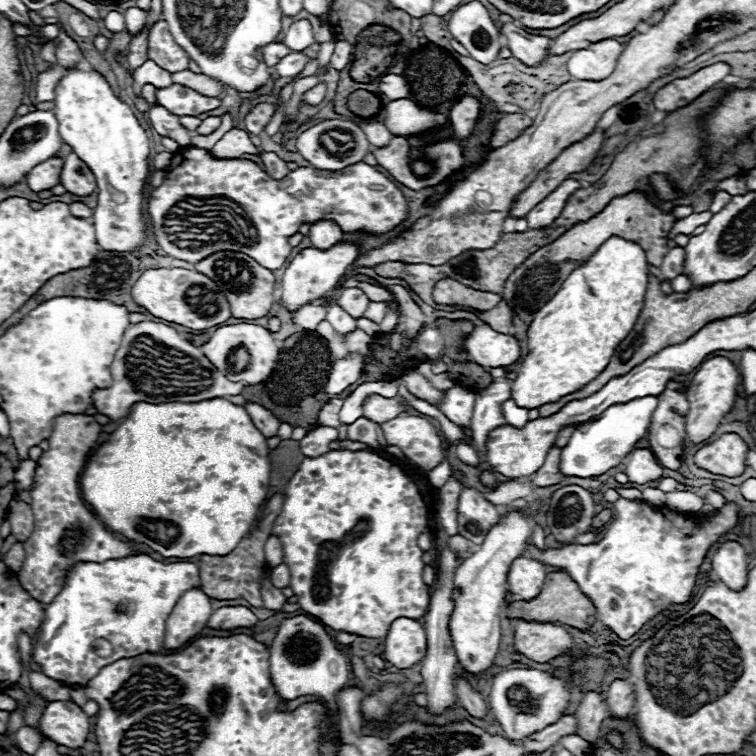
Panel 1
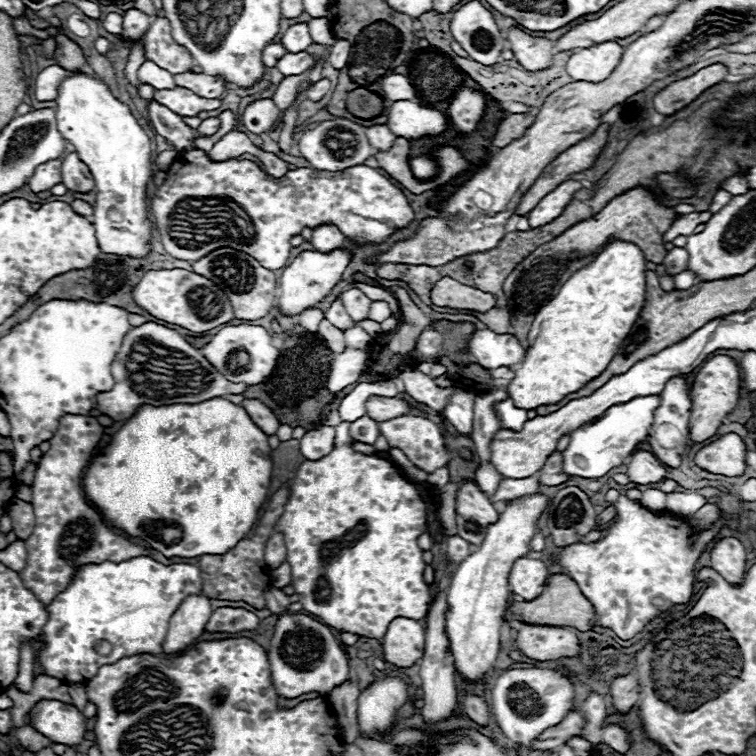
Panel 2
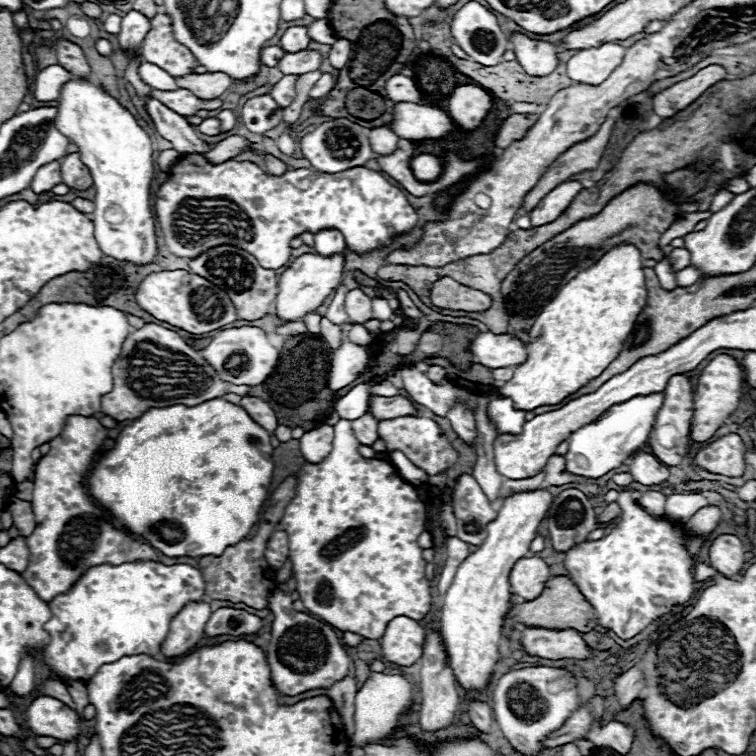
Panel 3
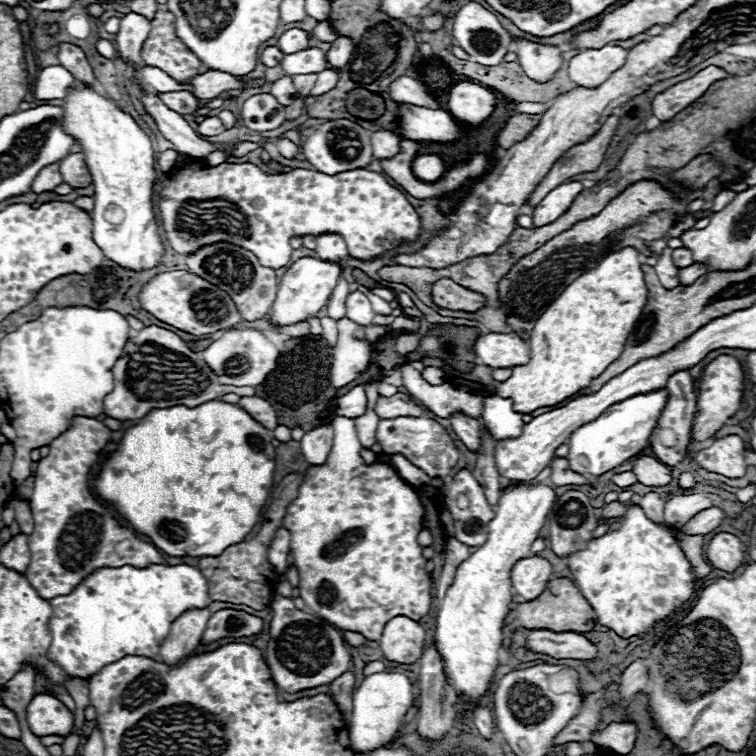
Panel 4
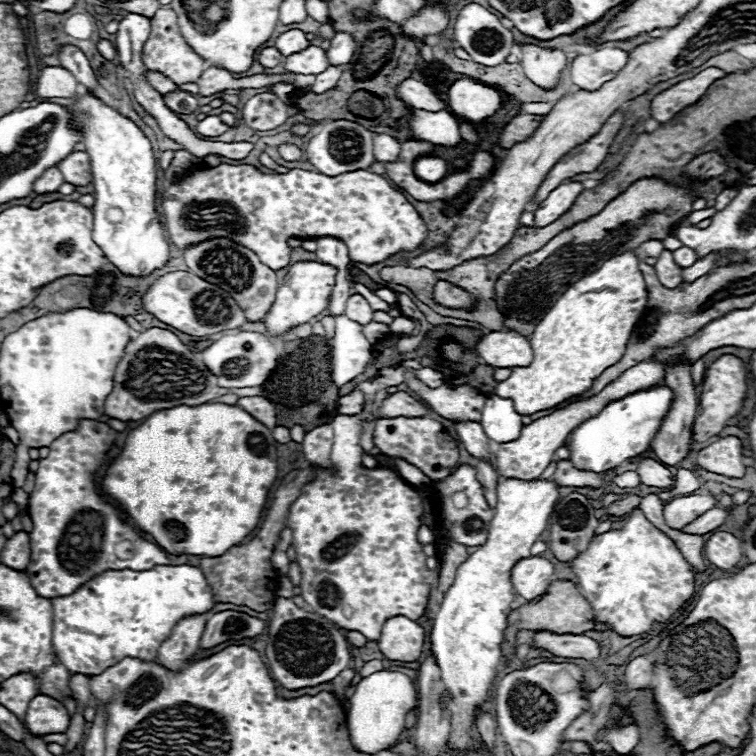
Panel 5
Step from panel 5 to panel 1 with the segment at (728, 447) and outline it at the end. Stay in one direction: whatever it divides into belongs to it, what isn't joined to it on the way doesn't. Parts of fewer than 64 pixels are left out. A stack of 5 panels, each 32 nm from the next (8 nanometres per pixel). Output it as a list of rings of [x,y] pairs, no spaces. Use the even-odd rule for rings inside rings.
[[[728,432],[722,434],[718,440],[700,448],[694,454],[694,462],[702,470],[734,478],[744,472],[746,454],[748,454],[746,442],[738,434]]]

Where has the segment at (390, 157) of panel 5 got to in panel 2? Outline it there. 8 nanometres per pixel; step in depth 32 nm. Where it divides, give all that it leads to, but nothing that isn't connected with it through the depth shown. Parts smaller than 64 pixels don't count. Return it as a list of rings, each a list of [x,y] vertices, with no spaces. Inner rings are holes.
[[[380,124],[380,126],[370,126],[370,128],[366,128],[368,132],[368,142],[370,142],[370,146],[374,148],[374,150],[378,150],[378,152],[386,152],[386,150],[390,150],[392,146],[394,146],[394,140],[396,140],[396,134],[392,134],[384,124]]]

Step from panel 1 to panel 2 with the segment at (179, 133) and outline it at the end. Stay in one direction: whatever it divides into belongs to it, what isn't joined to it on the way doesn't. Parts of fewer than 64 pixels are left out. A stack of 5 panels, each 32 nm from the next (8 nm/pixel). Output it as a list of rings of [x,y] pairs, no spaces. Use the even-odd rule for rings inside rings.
[[[156,100],[148,102],[148,116],[150,116],[150,122],[156,128],[156,132],[162,138],[166,138],[168,142],[172,142],[178,152],[190,152],[190,148],[196,148],[194,146],[196,130],[192,130],[182,120],[182,116],[174,114],[172,110],[168,110],[166,106],[162,106]]]

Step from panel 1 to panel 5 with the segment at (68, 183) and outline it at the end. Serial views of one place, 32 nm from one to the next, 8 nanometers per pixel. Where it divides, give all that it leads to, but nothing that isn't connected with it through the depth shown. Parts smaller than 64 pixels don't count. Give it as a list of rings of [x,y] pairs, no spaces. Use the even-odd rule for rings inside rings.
[[[72,152],[62,162],[58,162],[58,168],[66,182],[74,186],[84,186],[92,182],[92,170],[90,170],[90,156],[86,152]]]

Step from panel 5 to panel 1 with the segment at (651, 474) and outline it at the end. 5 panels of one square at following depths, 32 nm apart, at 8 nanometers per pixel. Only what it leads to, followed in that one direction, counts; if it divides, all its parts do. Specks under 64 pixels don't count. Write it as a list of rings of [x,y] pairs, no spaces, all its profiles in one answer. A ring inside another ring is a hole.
[[[642,448],[632,450],[626,456],[624,464],[626,464],[626,474],[628,474],[630,482],[636,482],[636,484],[660,480],[662,472],[664,472],[664,468],[656,460],[656,456],[650,450],[642,450]]]

